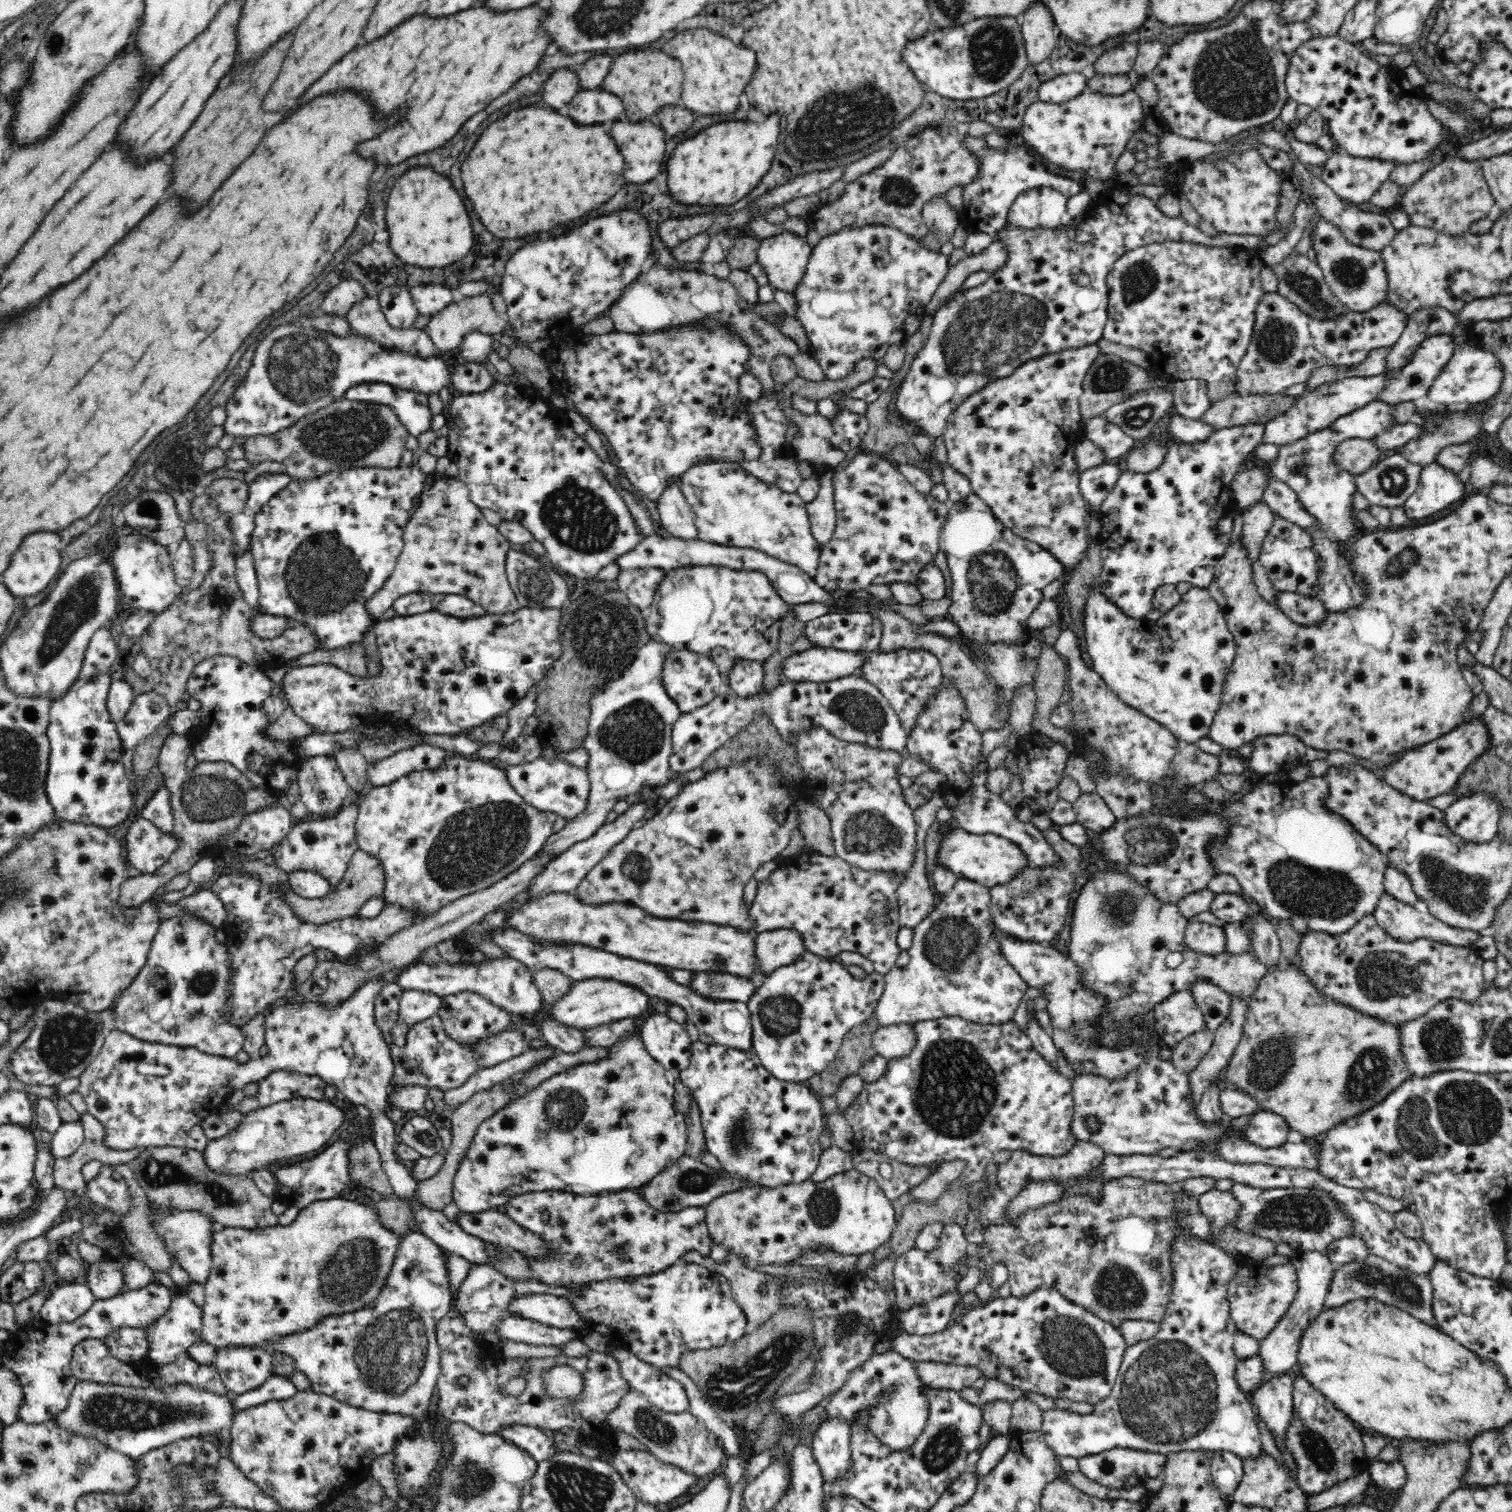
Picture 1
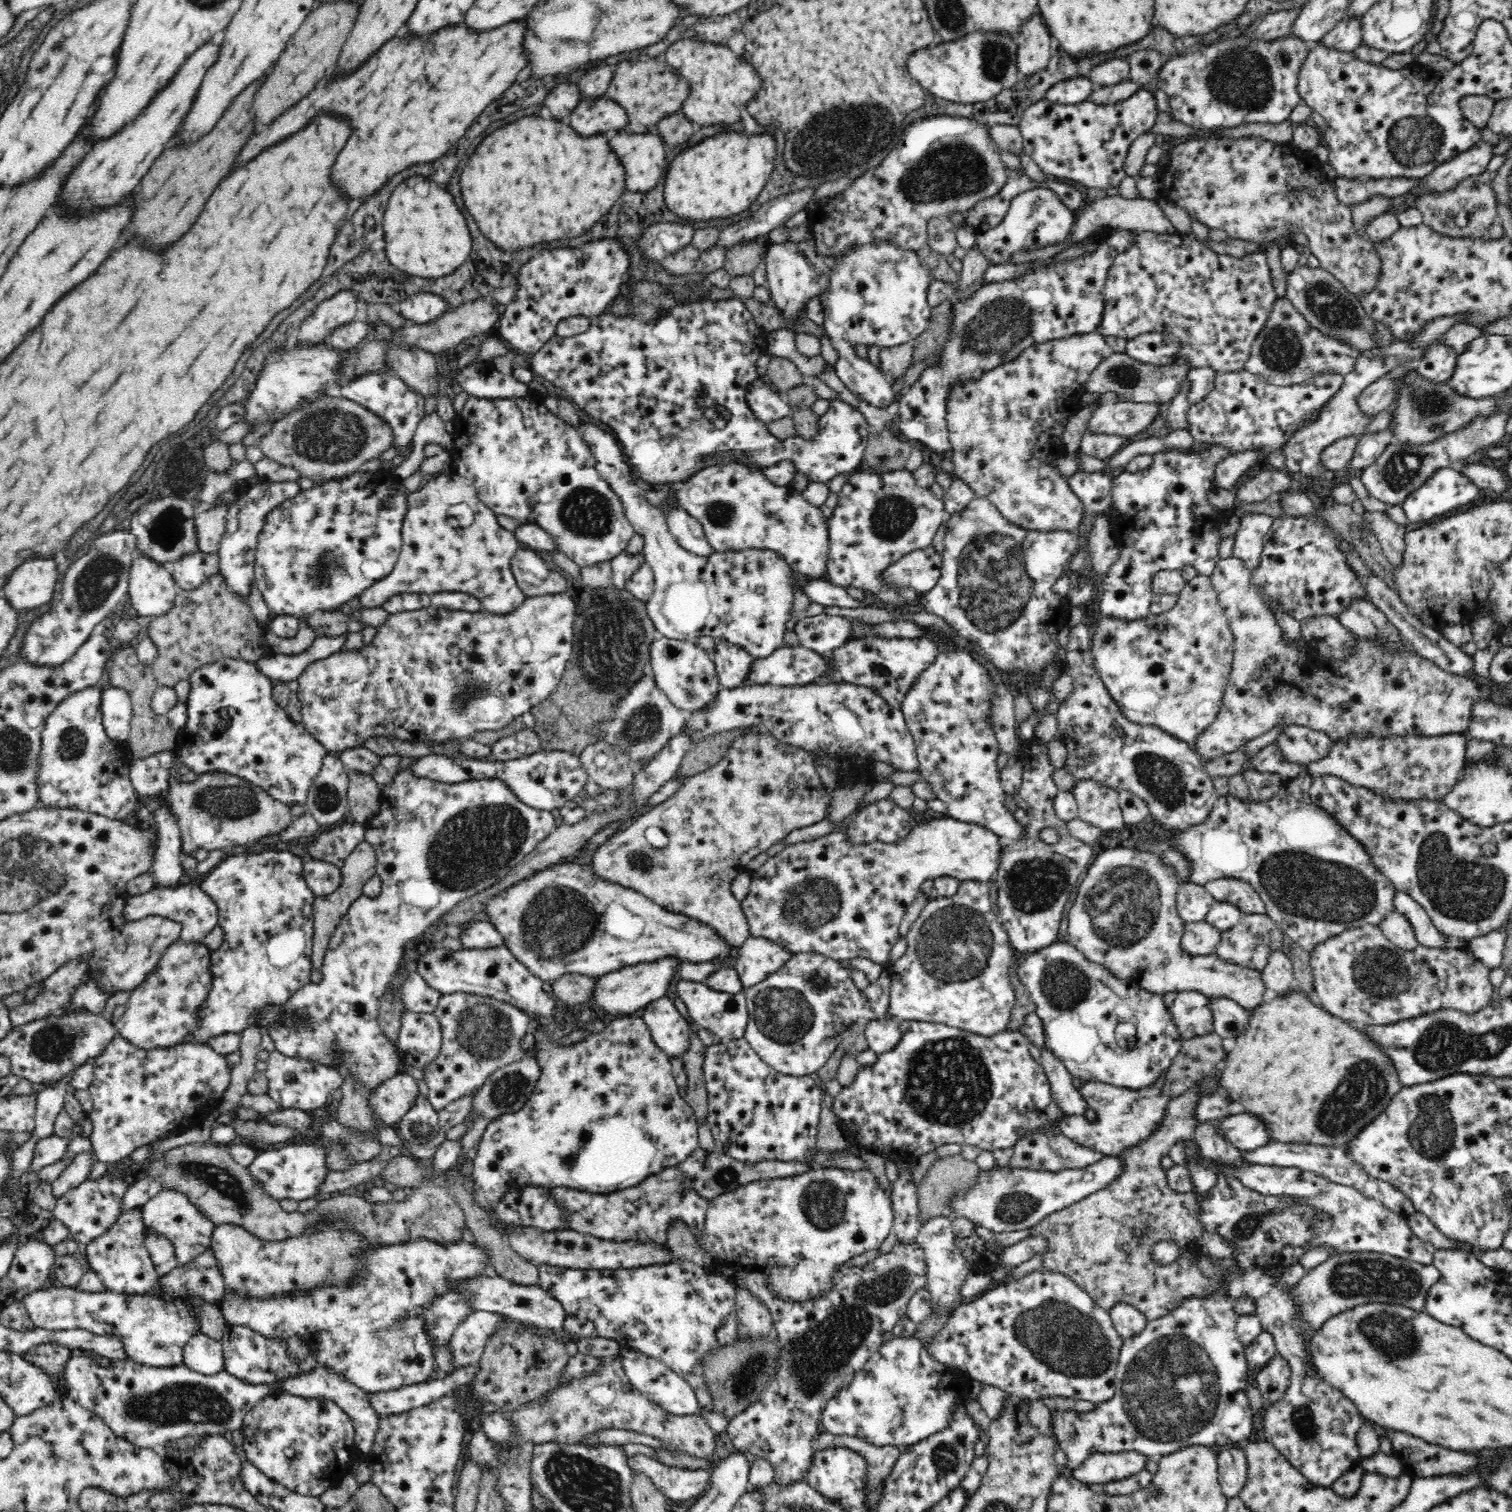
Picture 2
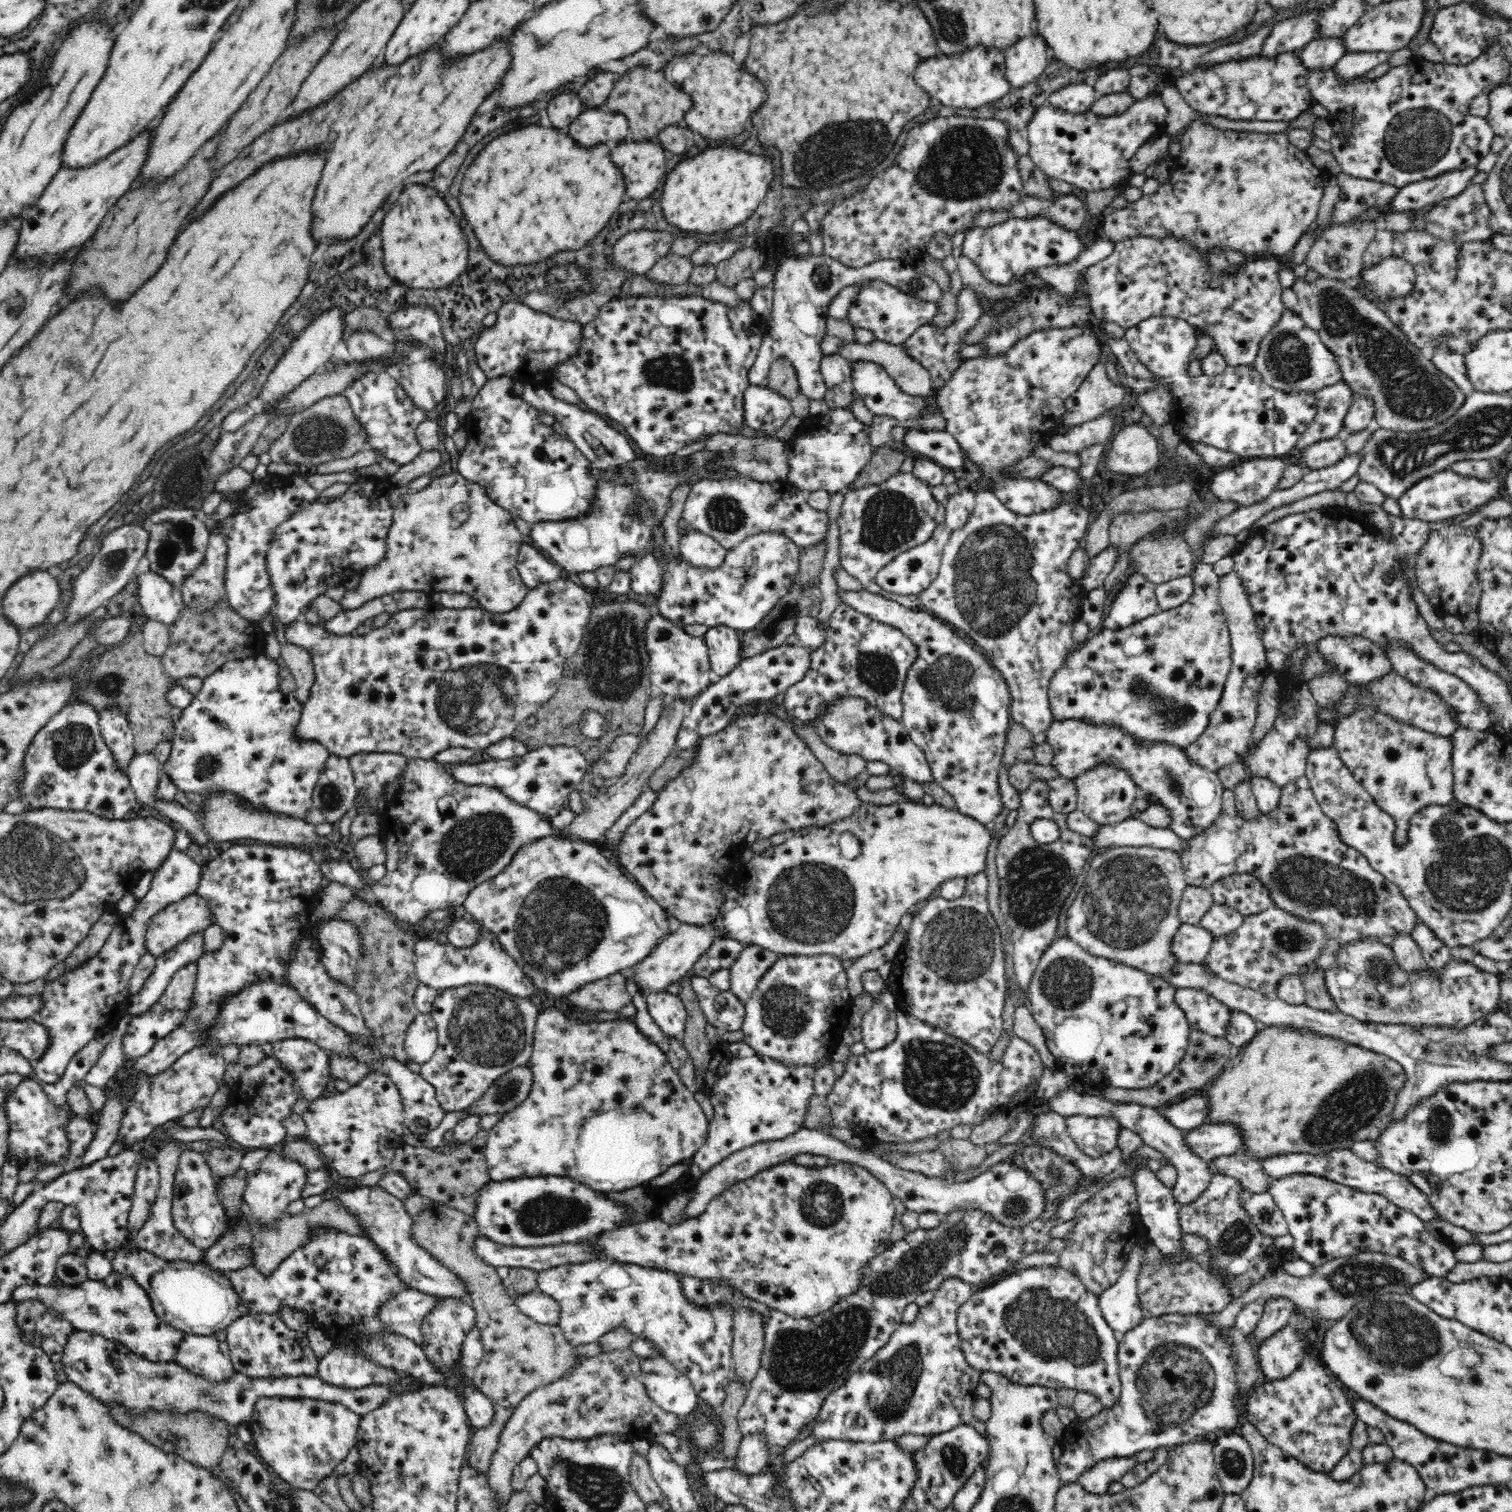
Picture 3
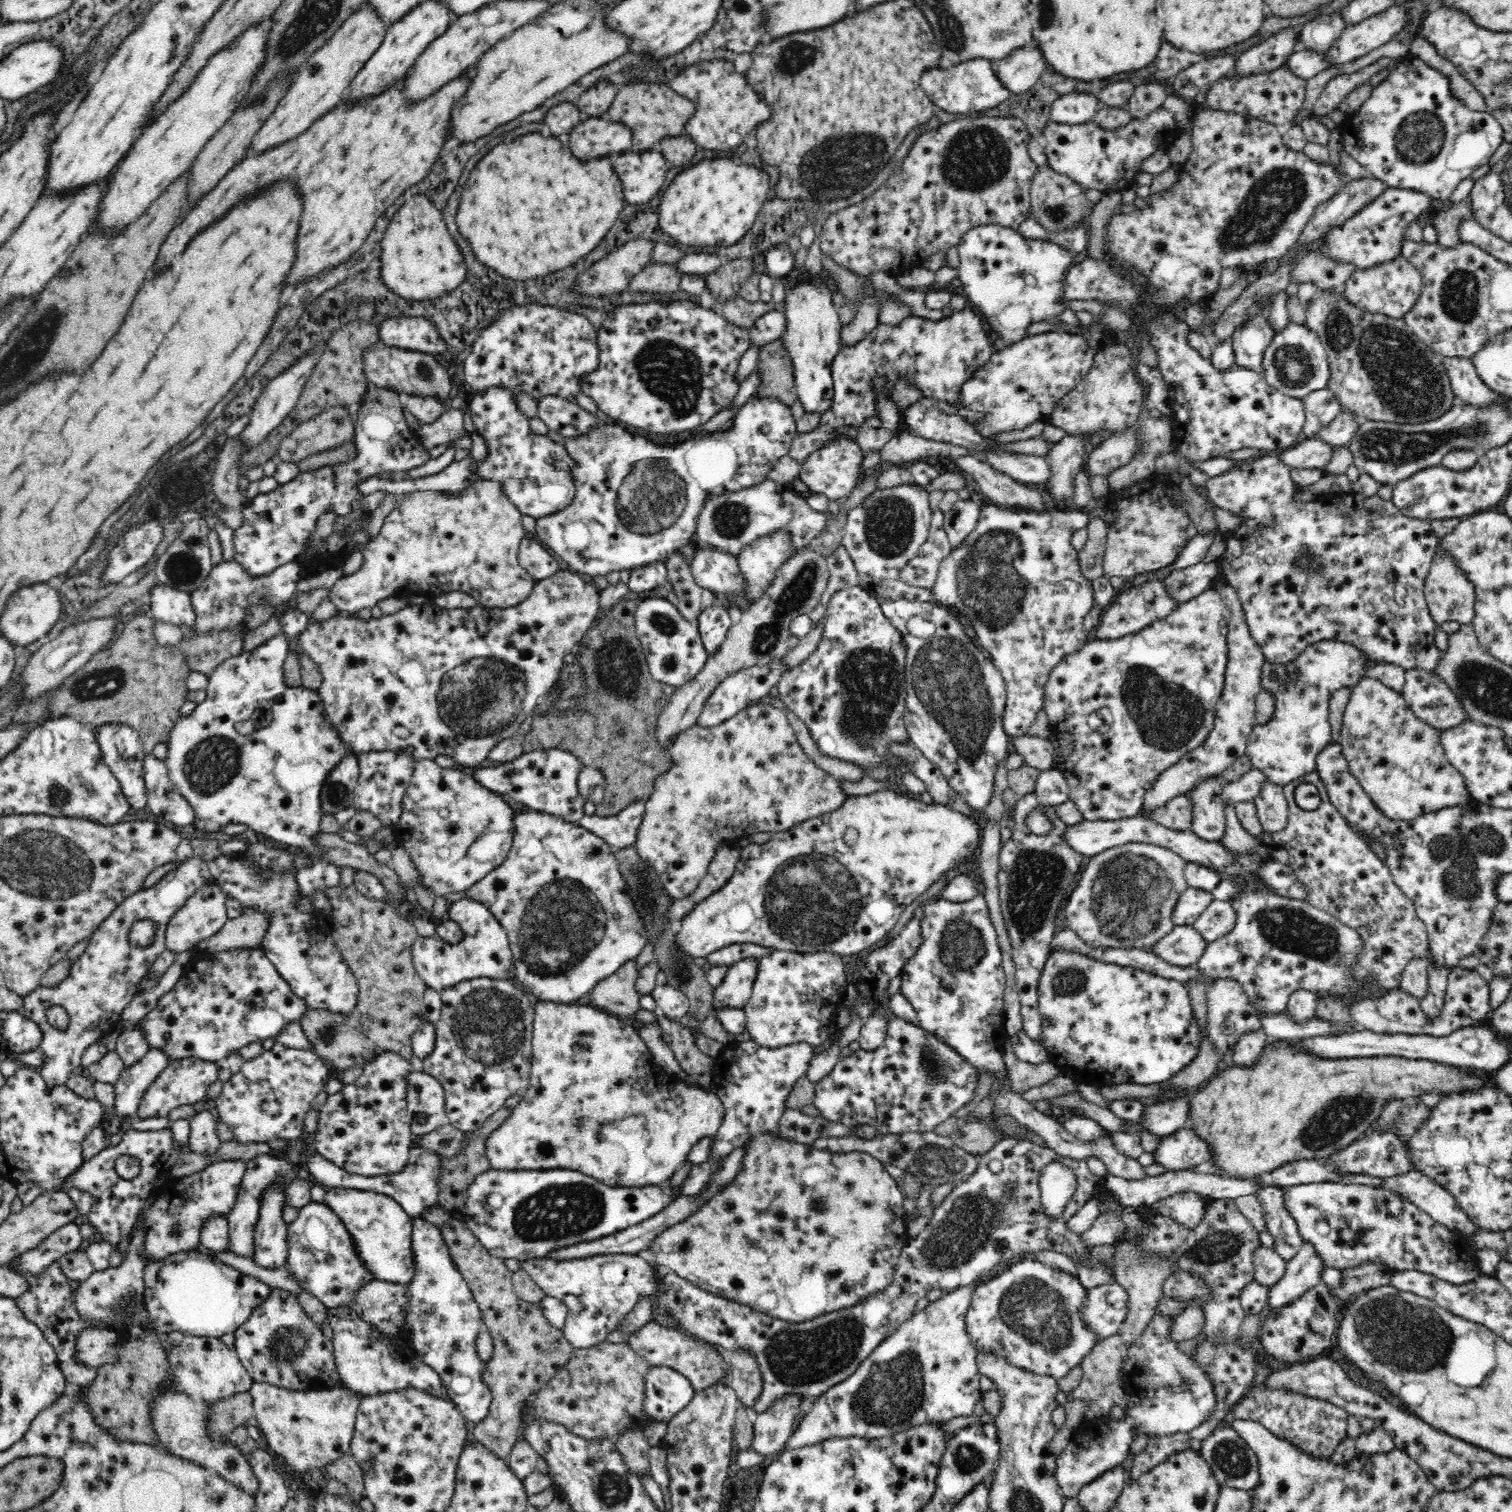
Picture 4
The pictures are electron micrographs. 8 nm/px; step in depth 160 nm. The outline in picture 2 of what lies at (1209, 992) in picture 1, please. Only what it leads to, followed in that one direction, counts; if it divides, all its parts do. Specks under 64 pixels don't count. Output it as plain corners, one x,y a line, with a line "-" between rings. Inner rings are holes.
1206,996
1212,1011
1212,1028
1224,1038
1236,1038
1248,1022
1248,1009
1226,997

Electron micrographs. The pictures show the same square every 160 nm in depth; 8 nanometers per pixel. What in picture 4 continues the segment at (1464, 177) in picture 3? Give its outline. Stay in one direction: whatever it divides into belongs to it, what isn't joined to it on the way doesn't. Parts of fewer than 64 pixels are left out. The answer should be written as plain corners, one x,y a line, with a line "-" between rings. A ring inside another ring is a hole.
1388,187
1378,198
1361,208
1344,226
1328,231
1316,247
1321,247
1330,258
1349,262
1358,269
1368,269
1370,266
1394,260
1401,255
1400,240
1405,238
1405,229
1418,220
1420,214
1432,211
1436,203
1437,201
1425,192

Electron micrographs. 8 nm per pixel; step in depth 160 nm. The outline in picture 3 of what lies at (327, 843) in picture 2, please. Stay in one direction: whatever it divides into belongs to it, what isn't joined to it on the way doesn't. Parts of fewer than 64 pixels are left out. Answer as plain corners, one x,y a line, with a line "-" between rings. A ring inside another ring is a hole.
330,755
312,792
312,806
324,815
324,822
336,826
352,808
358,787
348,757

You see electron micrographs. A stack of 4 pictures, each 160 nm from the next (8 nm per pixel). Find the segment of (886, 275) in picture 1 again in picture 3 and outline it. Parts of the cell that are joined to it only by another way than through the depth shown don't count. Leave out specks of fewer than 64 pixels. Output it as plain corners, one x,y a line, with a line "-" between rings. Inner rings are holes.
879,278
864,280
858,285
858,294
850,300
846,323
853,329
860,328
873,332
876,341
902,345
920,327
930,325
936,316
937,303
926,302
918,296
910,296
-
856,361
852,362
852,386
856,393
861,396
863,403
870,409
872,414
879,414
892,416
899,420
899,425
902,428
906,426
913,426
920,430
945,430
945,420
942,418
941,413
937,415
920,415
922,408
926,404
932,404
931,410
936,408
937,401
933,394
927,397
910,396
902,392
895,380
886,372
882,365
878,365
869,361

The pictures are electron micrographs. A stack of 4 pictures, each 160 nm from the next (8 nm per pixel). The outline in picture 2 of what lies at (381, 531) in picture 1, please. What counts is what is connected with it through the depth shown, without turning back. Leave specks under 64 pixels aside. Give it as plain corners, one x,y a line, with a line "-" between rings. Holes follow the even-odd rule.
368,470
356,472
346,477
330,479
322,484
314,485
309,489
301,489
300,494
292,496
272,508
265,516
265,522
260,534
255,552
254,575
255,582
274,615
294,615
295,617
305,618
316,611
339,611
343,605
348,605
358,599
380,579
384,579
394,569
396,561
400,556
402,540
403,520
407,513
407,494
409,490
402,485
402,478
395,476
390,471

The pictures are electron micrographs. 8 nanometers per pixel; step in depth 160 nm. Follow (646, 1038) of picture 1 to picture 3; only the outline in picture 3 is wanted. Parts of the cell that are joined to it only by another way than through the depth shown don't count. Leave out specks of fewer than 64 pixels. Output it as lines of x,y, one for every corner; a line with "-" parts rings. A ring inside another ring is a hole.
668,991
648,993
646,995
648,1015
660,1027
663,1036
670,1040
682,1040
688,1013
680,997

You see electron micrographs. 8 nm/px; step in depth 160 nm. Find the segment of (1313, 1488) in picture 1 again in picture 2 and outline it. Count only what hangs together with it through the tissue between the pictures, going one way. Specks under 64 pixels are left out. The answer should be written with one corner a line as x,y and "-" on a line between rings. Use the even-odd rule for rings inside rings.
1262,1268
1251,1269
1239,1277
1234,1277
1227,1284
1227,1291
1233,1298
1247,1294
1257,1302
1257,1310
1260,1311
1258,1312
1258,1318
1261,1320
1262,1331
1272,1335
1277,1354
1291,1368
1291,1381
1284,1398
1273,1405
1266,1405
1262,1412
1263,1438
1272,1443
1310,1483
1317,1487
1331,1488
1332,1483
1336,1482
1345,1472
1361,1466
1363,1456
1359,1453
1357,1432
1364,1425
1364,1418
1360,1416
1360,1412
1358,1412
1354,1403
1346,1398
1342,1391
1336,1390
1332,1385
1322,1380
1318,1375
1318,1371
1312,1366
1310,1355
1306,1350
1307,1339
1302,1338
1298,1327
1296,1327
1294,1305
1292,1305
1293,1298
1276,1285
1276,1277
1264,1275
-
1336,1418
1340,1418
1342,1426
1344,1426
1341,1434
1333,1434
1330,1430
1330,1422
1336,1420

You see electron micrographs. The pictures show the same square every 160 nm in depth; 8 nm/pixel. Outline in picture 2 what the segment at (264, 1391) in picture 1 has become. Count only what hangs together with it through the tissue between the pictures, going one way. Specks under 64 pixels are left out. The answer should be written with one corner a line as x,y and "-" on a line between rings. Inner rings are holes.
318,1365
312,1372
305,1375
284,1378
284,1380
272,1383
272,1391
277,1392
277,1394
286,1393
304,1398
328,1398
333,1400
355,1422
355,1445
359,1455
367,1456
372,1450
381,1416
379,1412
371,1407
372,1403
369,1401
369,1396
352,1383
348,1383
342,1375

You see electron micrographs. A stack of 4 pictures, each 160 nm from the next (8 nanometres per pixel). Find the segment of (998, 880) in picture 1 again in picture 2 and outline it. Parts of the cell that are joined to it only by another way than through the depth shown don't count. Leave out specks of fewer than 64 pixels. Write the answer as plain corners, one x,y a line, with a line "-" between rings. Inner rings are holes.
933,815
928,820
919,820
917,817
915,819
916,822
912,829
912,834
908,834
908,838
904,838
904,842
897,845
876,842
854,847
847,840
844,830
834,830
831,834
822,836
818,840
788,845
783,851
770,857
761,867
758,867
758,870
749,871
748,873
751,876
750,892
741,902
741,907
748,919
751,936
763,936
768,940
775,940
778,944
783,944
792,953
818,953
843,963
856,957
867,958
886,970
890,966
890,950
892,950
894,943
898,940
899,926
906,908
912,904
912,898
918,894
918,890
921,890
920,886
924,884
924,880
928,880
928,878
936,879
940,876
950,876
952,879
961,881
989,883
990,880
994,880
994,876
998,872
1001,863
1001,852
1004,848
1004,846
1000,845
1000,838
994,832
980,827
980,825
965,823
946,815

